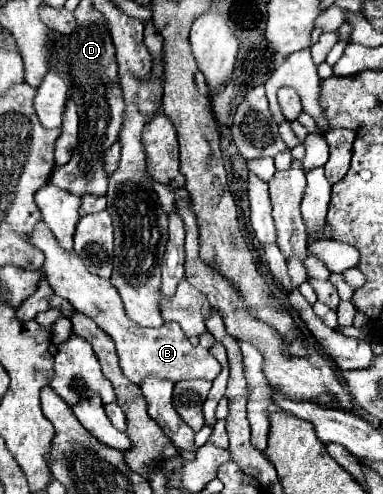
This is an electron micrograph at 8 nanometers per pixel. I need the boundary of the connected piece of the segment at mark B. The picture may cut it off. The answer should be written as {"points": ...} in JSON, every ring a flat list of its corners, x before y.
{"points":[[39,220,35,225,35,230,31,236,31,244,37,246,45,254,45,274,49,280,49,286,57,296,67,298,73,308,87,318,91,318,103,332,107,332,113,342,117,344,117,354,119,354,119,364,123,374,135,382,141,384,145,378,155,376,163,378,169,382,181,382,181,380,193,380,193,378,203,378,203,380,215,380,221,372,219,362,211,356,209,350,201,348,199,344,193,346,189,338,185,338,181,326,177,322,165,322,159,328,143,328,137,326,135,322,129,320,125,314,125,306,121,302,121,296,117,294,115,286,109,280,99,278,97,274,91,274,81,258,75,254,69,254,61,250,59,242,53,238,51,230,43,220]]}

